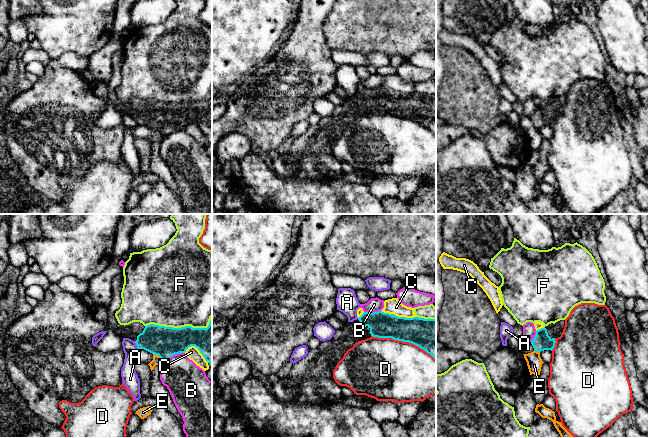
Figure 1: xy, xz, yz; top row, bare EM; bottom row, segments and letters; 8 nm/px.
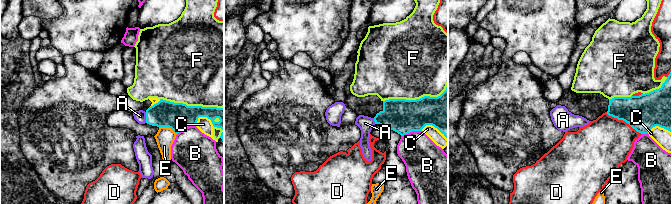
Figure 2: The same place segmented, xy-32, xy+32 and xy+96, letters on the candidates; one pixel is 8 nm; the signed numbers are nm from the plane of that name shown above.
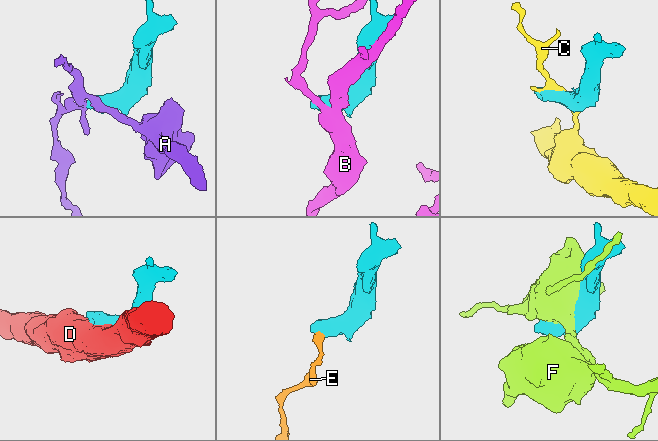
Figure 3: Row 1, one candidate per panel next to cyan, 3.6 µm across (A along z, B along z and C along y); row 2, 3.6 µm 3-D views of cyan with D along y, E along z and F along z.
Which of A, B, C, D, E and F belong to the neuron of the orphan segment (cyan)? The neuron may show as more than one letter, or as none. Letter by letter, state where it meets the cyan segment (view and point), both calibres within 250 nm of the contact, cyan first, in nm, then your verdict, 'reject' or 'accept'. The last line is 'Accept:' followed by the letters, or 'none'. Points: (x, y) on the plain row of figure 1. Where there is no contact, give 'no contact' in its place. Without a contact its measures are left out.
A: xy (136, 120) | 240/120 nm | reject
B: xy (173, 130) | 240/320 nm | reject
C: xz (397, 92) | 220/130 nm | reject
D: xz (403, 117) | 280/480 nm | reject
E: xy (158, 131) | 240/70 nm | reject
F: xy (181, 103) | 240/500 nm | reject
Accept: none

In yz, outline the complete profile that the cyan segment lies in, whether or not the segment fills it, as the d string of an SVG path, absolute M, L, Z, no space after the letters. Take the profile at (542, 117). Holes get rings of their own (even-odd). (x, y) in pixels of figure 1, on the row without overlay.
M560 96L555 100L551 99L544 104L536 107L531 120L535 127L553 126L555 123L555 115L560 113L565 102L565 96Z

